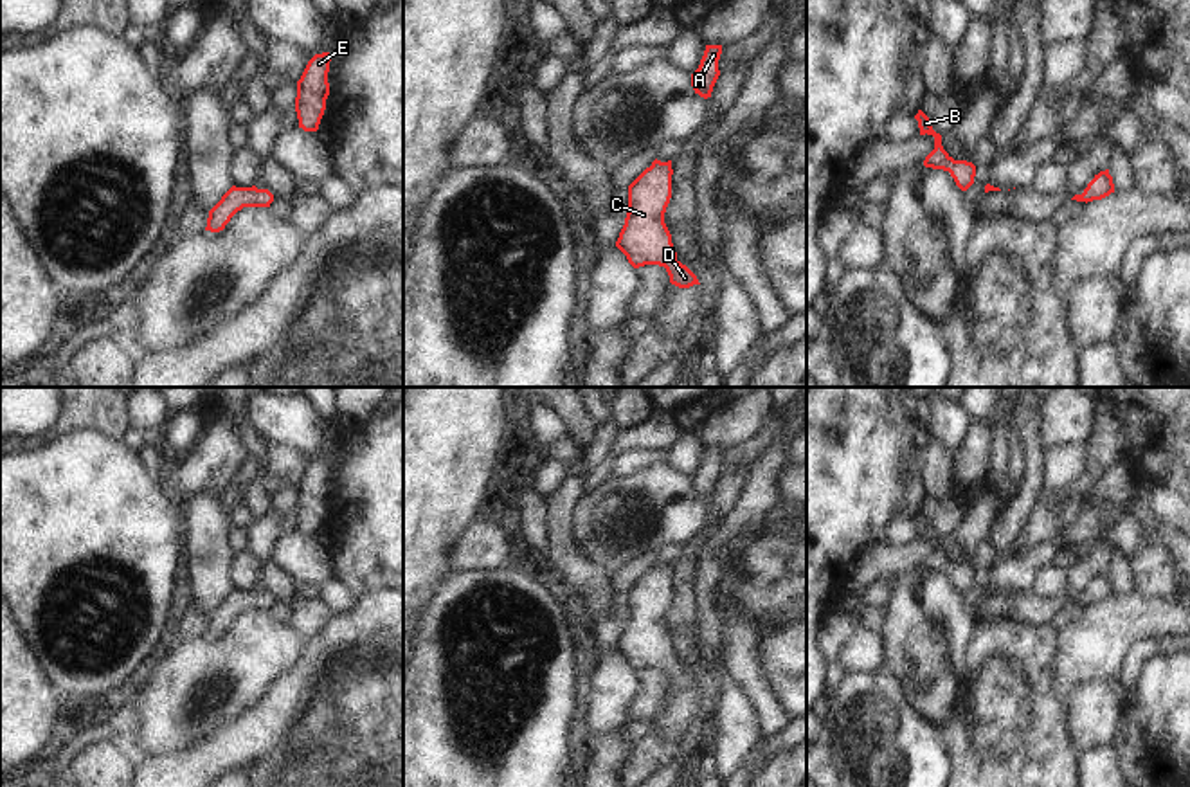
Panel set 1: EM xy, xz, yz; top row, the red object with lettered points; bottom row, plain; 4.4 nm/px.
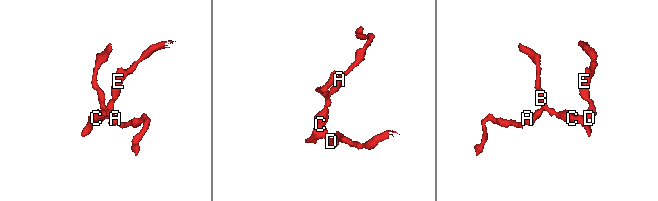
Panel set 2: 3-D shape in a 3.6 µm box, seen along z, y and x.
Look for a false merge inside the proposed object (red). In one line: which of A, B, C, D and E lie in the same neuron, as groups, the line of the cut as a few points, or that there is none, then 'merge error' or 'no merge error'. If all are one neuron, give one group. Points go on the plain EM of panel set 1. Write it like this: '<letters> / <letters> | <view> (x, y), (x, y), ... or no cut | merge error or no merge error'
A B C D E | no cut | no merge error

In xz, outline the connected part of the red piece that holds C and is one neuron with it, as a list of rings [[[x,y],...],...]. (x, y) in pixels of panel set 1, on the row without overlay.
[[[654,564],[628,589],[628,616],[616,650],[634,672],[664,670],[670,686],[679,692],[700,688],[697,679],[677,663],[664,616],[672,602],[672,564]]]

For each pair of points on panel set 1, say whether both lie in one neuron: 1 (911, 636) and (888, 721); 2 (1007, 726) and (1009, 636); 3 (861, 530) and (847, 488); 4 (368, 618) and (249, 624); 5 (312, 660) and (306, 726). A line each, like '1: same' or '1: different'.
1: different
2: same
3: same
4: different
5: different

